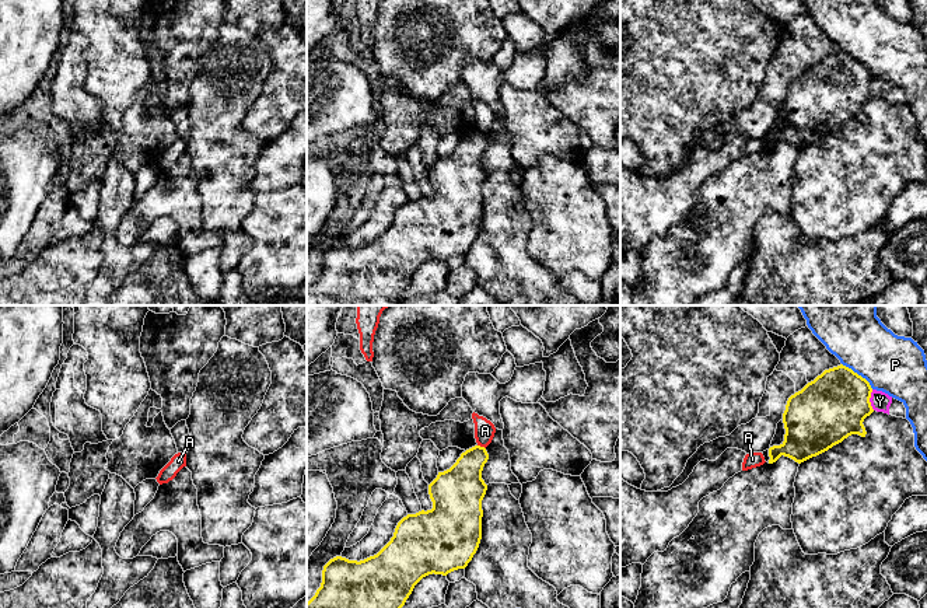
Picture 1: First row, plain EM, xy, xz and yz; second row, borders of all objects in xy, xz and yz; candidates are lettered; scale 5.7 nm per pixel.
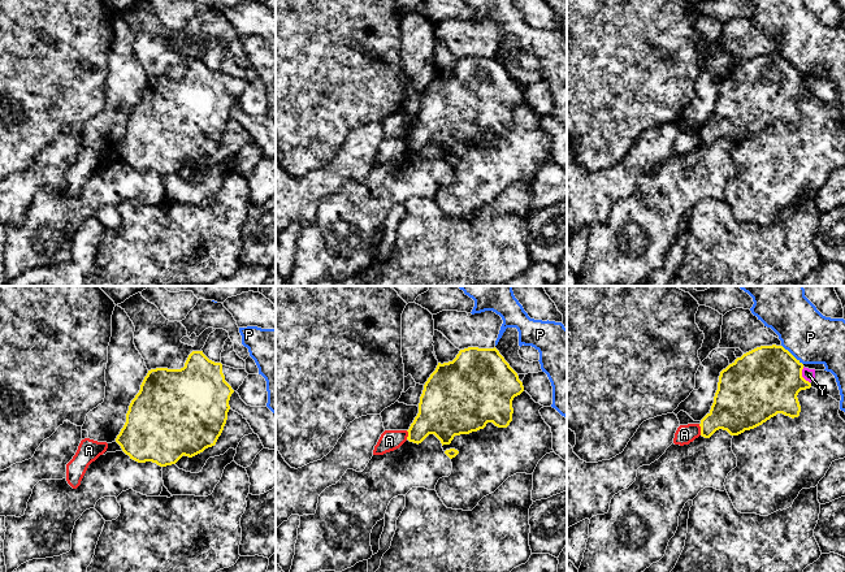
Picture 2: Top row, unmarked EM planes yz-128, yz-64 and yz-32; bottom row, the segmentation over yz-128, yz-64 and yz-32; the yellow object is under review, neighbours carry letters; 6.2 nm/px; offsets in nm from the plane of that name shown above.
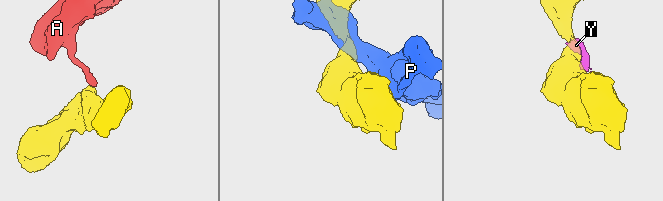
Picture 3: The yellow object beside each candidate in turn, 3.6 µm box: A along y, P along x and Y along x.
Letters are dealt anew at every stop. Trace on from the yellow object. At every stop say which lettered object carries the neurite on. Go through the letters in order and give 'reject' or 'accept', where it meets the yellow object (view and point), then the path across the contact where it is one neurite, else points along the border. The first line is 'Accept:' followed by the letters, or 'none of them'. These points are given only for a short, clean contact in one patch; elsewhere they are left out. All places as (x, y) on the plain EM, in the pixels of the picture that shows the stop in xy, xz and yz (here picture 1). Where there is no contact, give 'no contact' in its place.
Accept: none of them
A: reject | xz (482, 133) | along xz (478, 130), (485, 135)
P: reject | yz (857, 60) | along yz (842, 49), (860, 60), (873, 74)
Y: reject | yz (868, 86)

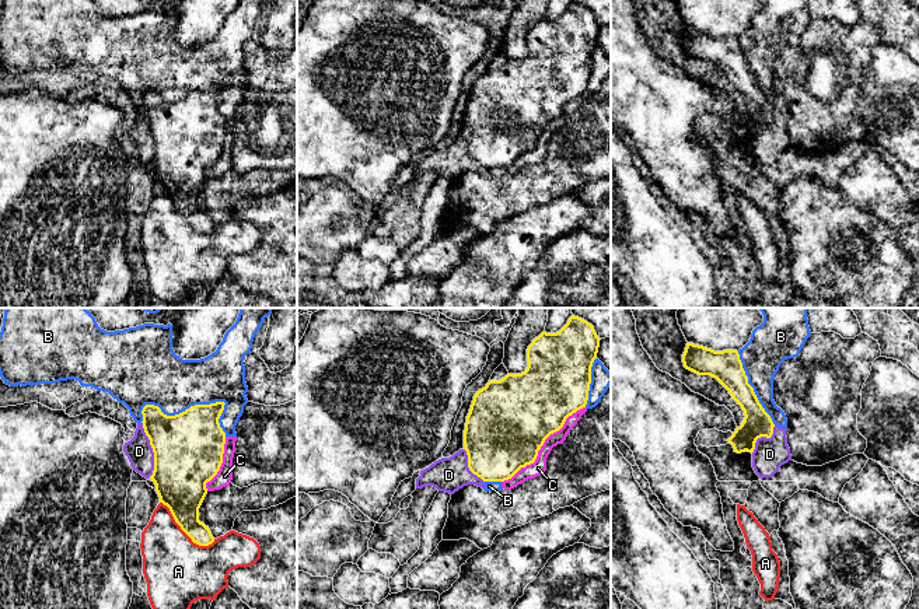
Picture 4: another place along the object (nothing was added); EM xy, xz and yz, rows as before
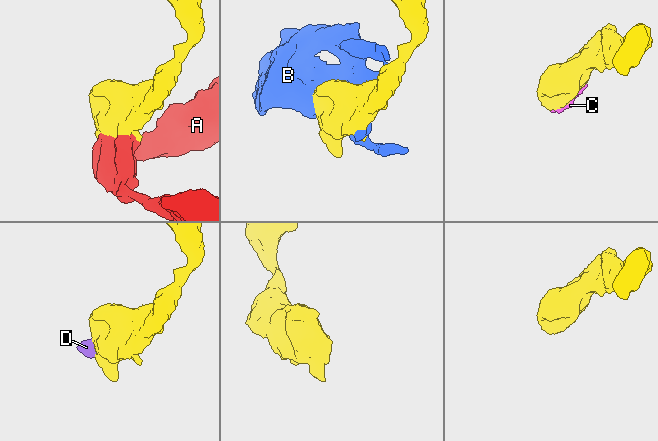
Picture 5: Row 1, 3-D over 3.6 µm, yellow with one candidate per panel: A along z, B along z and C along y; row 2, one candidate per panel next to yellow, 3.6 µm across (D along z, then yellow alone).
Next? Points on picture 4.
Accept: none of them
A: reject | xy (184, 217)
B: reject | xy (177, 101)
C: reject | xz (542, 130)
D: reject | xy (153, 136) | along xy (142, 108), (153, 139), (153, 160), (150, 163)

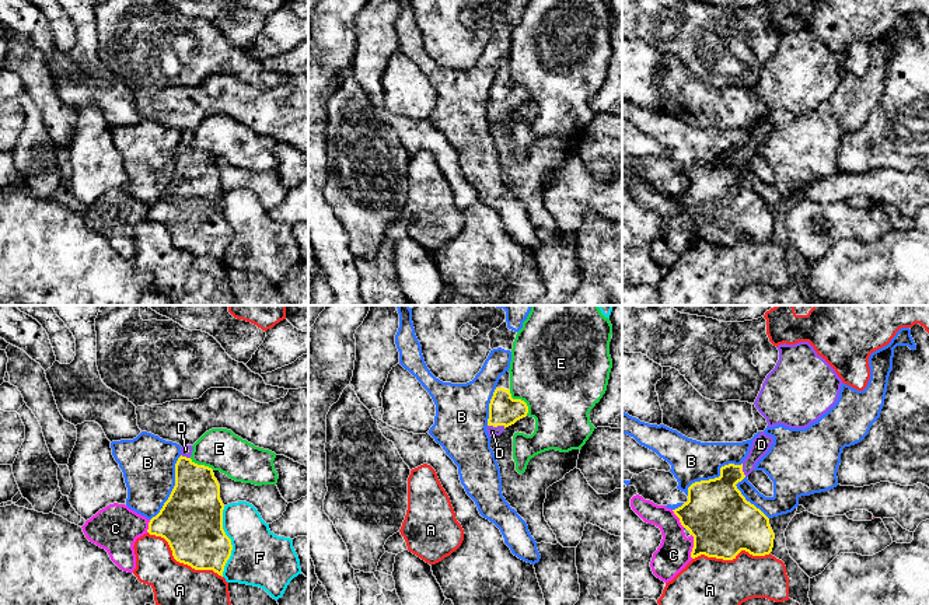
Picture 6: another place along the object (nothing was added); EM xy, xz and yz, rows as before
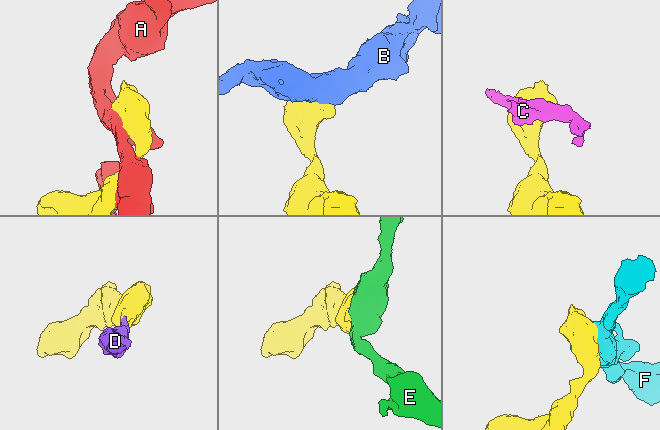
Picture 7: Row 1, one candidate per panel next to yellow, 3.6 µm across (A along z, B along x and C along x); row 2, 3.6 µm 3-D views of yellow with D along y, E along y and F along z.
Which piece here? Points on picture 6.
Accept: D
A: reject | xy (181, 248)
B: reject | yz (715, 164)
C: reject | yz (694, 233)
D: accept | xz (496, 112) | across xz (503, 97), (496, 112), (492, 118)
E: reject | xz (520, 86)
F: reject | xy (230, 227)

